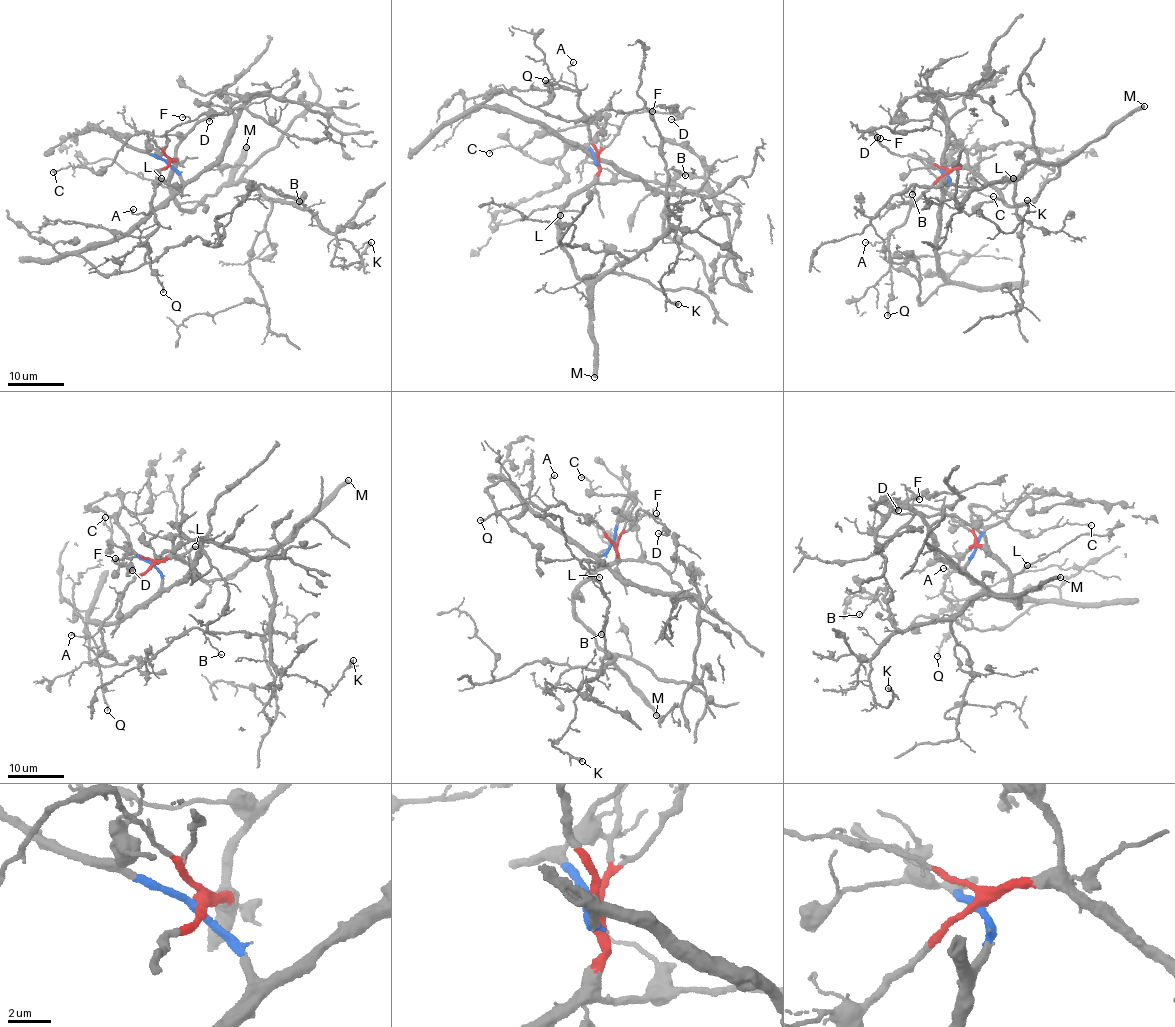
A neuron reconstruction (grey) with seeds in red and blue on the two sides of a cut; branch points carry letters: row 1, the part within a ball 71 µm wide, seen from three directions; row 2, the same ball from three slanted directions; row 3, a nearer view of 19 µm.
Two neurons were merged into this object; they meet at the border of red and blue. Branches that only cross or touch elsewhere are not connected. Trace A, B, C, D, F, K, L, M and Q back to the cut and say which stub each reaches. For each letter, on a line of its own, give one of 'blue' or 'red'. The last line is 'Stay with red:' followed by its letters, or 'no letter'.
A: red
B: red
C: red
D: red
F: red
K: red
L: red
M: red
Q: red
Stay with red: A, B, C, D, F, K, L, M, Q

